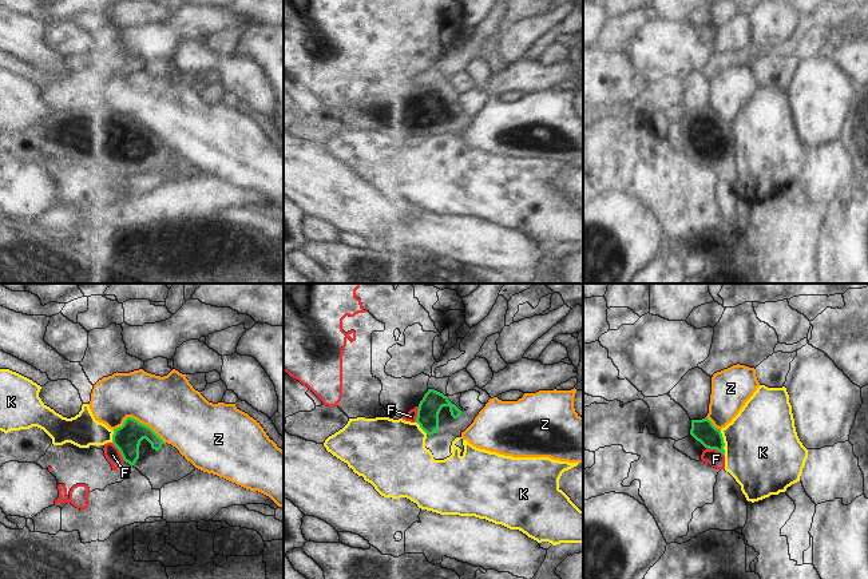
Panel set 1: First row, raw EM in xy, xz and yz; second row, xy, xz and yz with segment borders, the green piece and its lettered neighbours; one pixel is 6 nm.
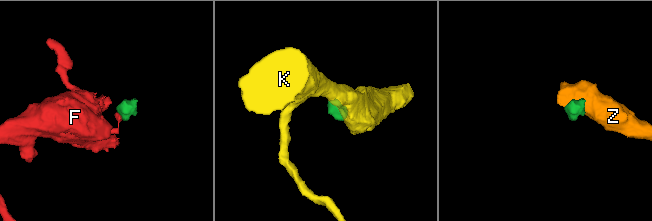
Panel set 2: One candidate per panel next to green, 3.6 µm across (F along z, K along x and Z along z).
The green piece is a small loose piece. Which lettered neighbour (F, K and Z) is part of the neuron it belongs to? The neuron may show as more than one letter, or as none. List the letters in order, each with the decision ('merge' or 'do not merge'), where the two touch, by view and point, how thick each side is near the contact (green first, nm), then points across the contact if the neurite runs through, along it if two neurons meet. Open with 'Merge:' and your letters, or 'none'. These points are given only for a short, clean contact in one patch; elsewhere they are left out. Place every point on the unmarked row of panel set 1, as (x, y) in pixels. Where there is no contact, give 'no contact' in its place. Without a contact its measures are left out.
Merge: Z
F: do not merge; meets green in xy at (119, 151); 160 nm thick on the green side, 90 nm on the other; border along xy (111, 143), (125, 161)
K: do not merge; meets green in yz at (724, 143); 140 nm thick on the green side, 460 nm on the other; border along yz (720, 130), (724, 138), (725, 155)
Z: merge; meets green in xy at (137, 121); 160 nm thick on the green side, 360 nm on the other; runs through xy (127, 138), (130, 127), (137, 121), (150, 107), (170, 106)

